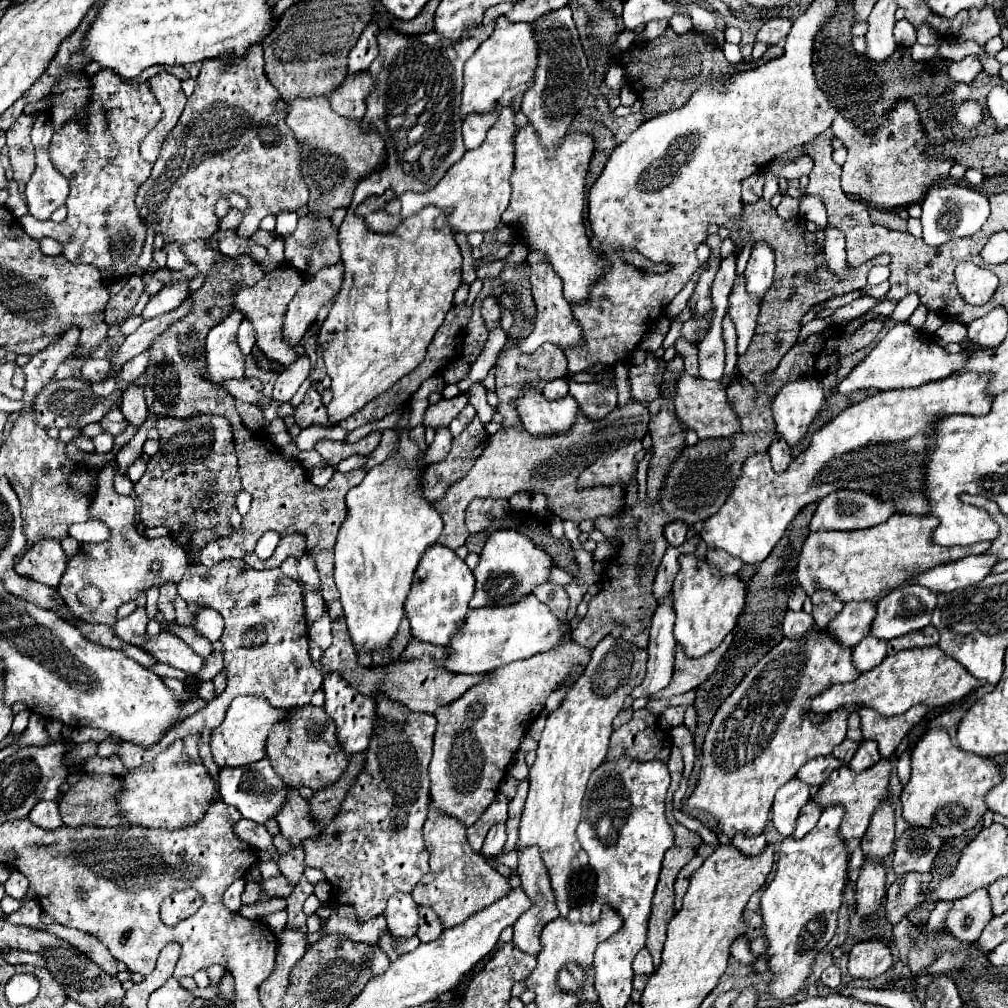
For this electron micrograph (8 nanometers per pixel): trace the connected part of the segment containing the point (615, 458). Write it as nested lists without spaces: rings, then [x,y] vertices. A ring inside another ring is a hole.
[[[631,441],[625,447],[619,447],[617,451],[611,451],[603,457],[599,457],[593,465],[589,465],[577,485],[579,487],[593,487],[593,485],[613,485],[615,481],[623,481],[629,485],[631,477],[637,471],[635,453],[641,449],[641,441]]]

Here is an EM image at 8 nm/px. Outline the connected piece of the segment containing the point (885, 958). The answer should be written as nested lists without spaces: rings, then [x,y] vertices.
[[[873,937],[855,943],[849,951],[849,973],[855,979],[875,979],[893,967],[893,955],[885,939]]]

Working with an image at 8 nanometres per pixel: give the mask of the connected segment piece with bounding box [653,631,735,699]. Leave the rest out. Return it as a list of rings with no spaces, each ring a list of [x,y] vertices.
[[[735,631],[729,633],[729,637],[725,637],[725,641],[713,651],[713,653],[707,653],[705,657],[699,657],[697,661],[693,661],[691,657],[685,657],[685,651],[681,651],[677,647],[677,653],[675,653],[675,673],[673,673],[673,679],[671,683],[667,685],[667,689],[663,689],[661,693],[653,695],[655,697],[673,697],[673,695],[679,695],[679,693],[687,693],[695,687],[699,687],[705,679],[709,679],[709,675],[715,673],[719,661],[723,659],[723,655],[727,653],[729,645],[733,643],[733,637],[735,637]]]

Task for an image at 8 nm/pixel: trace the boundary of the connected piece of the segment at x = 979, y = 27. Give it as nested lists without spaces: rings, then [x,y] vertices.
[[[991,5],[983,7],[983,9],[971,9],[969,15],[971,15],[969,23],[963,25],[961,35],[957,37],[959,43],[975,39],[977,43],[985,45],[987,39],[999,35],[999,23],[997,23],[997,17],[995,17]]]

